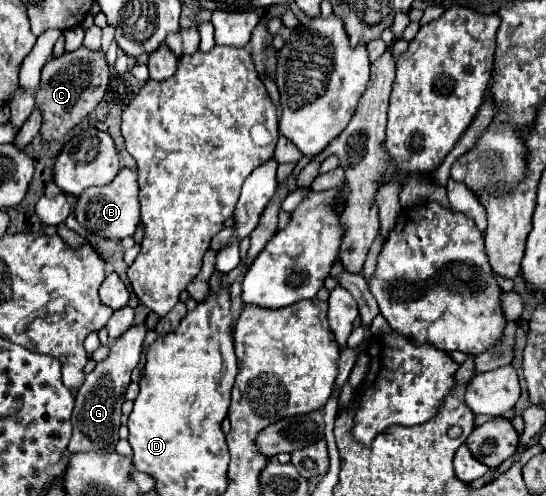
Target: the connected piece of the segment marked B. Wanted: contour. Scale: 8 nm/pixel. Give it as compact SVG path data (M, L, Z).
M123 168L113 184L107 184L105 188L89 188L89 192L83 192L77 198L75 206L77 222L91 234L109 238L109 240L123 240L127 236L133 236L137 224L139 224L139 186L137 186L137 174L129 168Z

